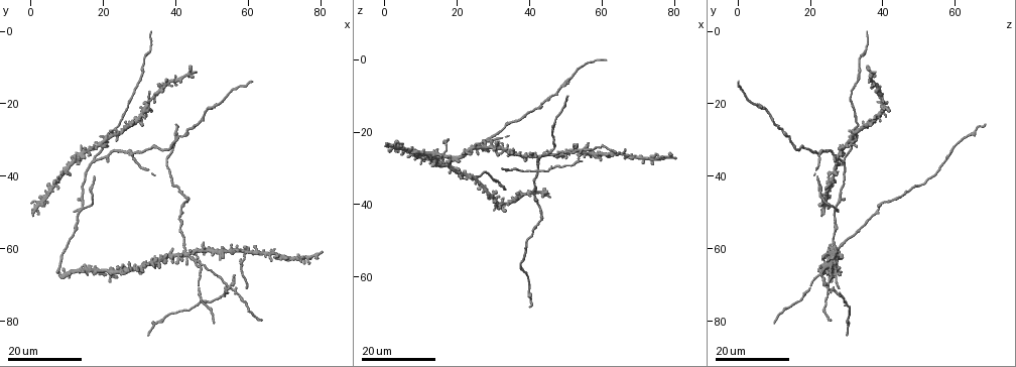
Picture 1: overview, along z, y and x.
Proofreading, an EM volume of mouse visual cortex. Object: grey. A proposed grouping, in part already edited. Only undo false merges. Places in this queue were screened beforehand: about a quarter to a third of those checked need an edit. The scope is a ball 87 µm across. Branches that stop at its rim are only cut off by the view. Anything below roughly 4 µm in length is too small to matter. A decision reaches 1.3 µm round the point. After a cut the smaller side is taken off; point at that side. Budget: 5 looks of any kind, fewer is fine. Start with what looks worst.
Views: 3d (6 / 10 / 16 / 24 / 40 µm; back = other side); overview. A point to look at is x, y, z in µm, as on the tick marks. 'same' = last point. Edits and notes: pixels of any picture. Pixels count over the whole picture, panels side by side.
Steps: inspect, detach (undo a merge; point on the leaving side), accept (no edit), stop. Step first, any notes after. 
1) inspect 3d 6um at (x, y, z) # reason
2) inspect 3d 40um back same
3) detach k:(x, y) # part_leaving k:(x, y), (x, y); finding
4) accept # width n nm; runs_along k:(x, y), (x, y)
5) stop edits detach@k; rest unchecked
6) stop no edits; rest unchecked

inspect 3d 16um at (28.5, 34.5, 22.5) # arms part here

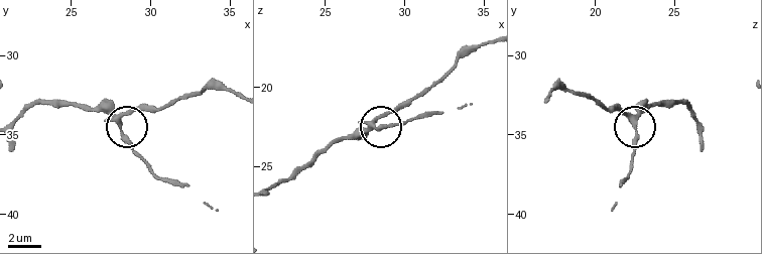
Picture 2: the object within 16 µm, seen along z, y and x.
inspect 3d 10um at (27.9, 34.1, 22.3)

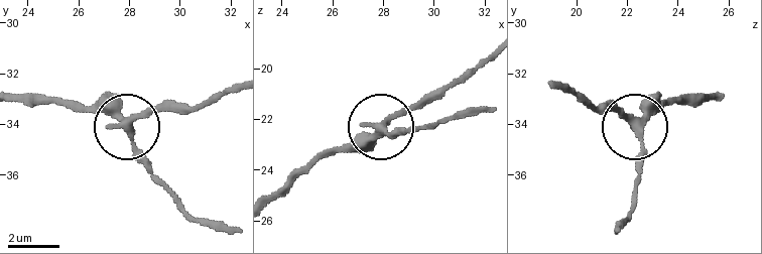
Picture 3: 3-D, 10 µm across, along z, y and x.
accept # side_arm 9 um; runs_along 3:(19, 96), (98, 105), (160, 178); continuous, no second neuron

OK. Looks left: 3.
inspect 3d 16um at (45.0, 64.0, 26.0) # two arms in line, one across

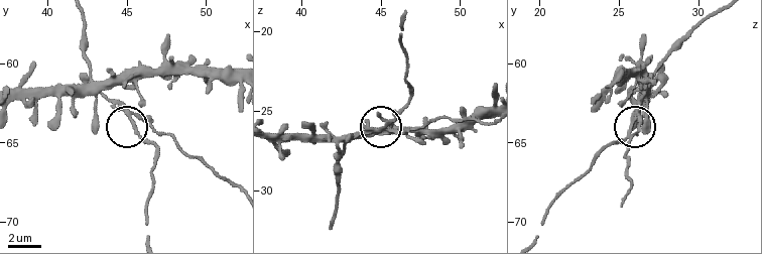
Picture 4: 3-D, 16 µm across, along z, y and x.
inspect 3d 10um at (45.6, 63.9, 25.8) # zoom in

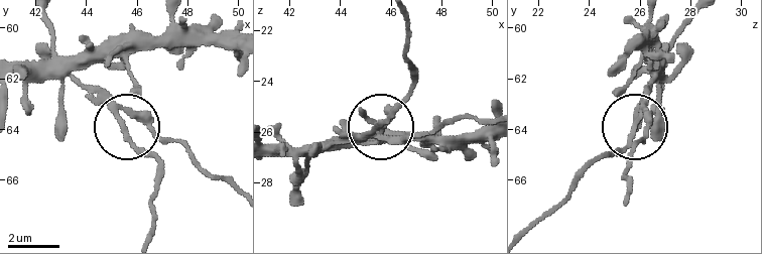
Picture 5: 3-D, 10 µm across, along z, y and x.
detach 5:(156, 134) # part_leaving 5:(131, 109), (207, 171), (233, 184); two neurons meet here

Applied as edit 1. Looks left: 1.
stop edits detach@5; rest unchecked

